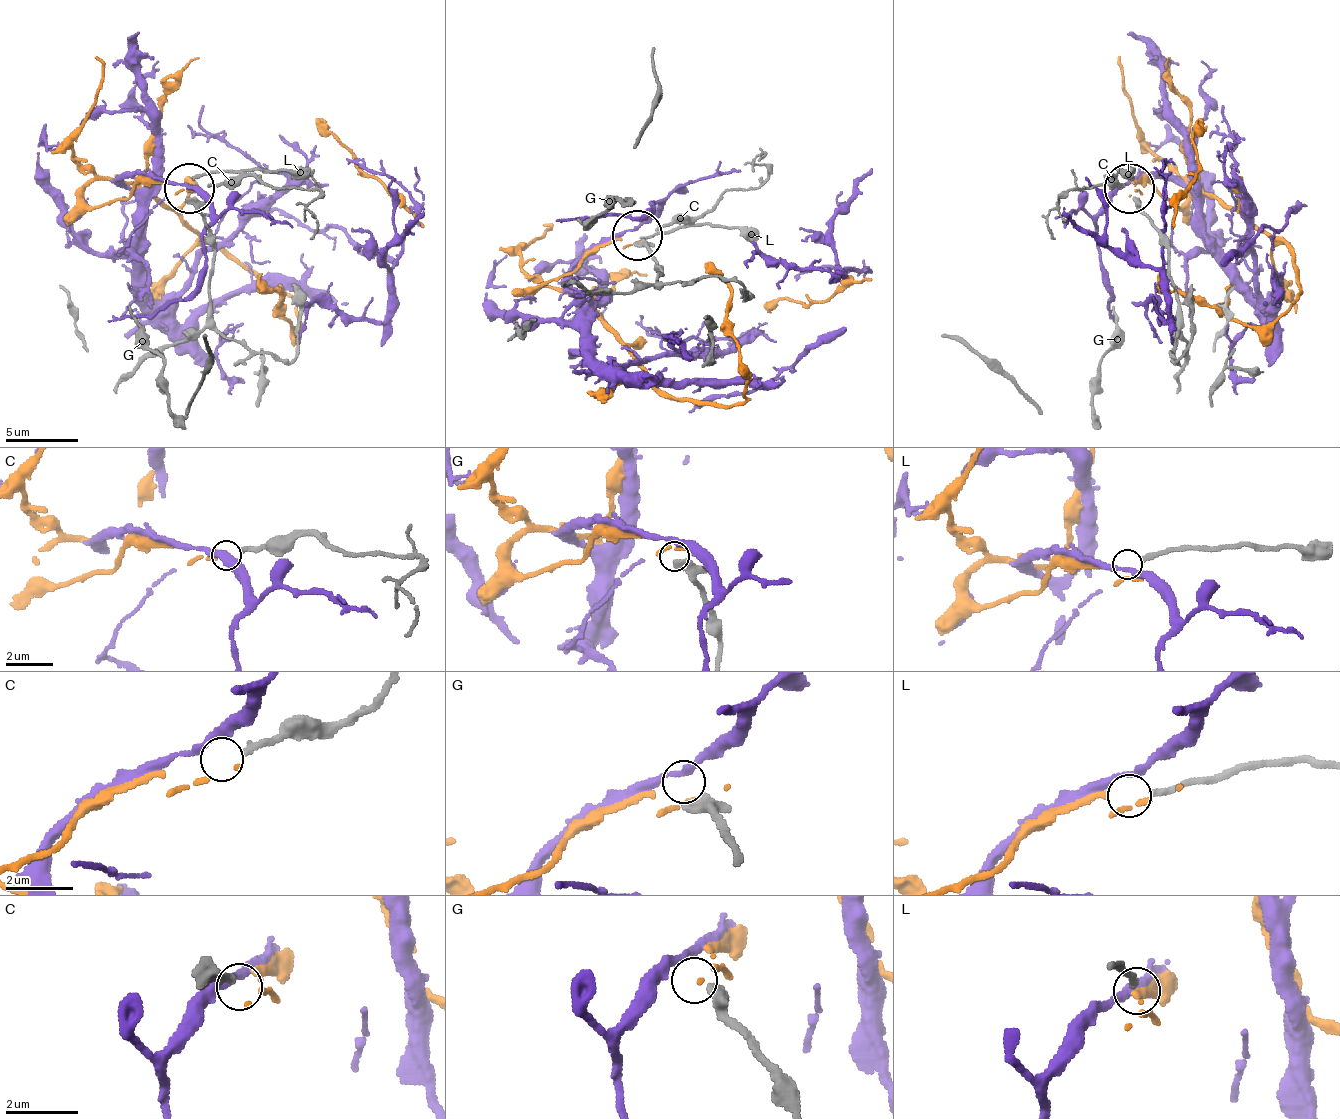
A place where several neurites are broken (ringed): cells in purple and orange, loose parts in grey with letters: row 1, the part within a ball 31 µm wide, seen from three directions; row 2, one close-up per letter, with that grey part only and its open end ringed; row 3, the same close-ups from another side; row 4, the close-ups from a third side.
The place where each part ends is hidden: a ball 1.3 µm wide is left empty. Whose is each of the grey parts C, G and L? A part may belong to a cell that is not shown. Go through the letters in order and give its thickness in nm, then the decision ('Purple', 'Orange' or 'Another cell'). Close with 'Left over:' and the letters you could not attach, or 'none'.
C: Thickness 200 nm. Another cell
G: Thickness 440 nm. Another cell
L: Thickness 170 nm. Orange
Left over: C, G

